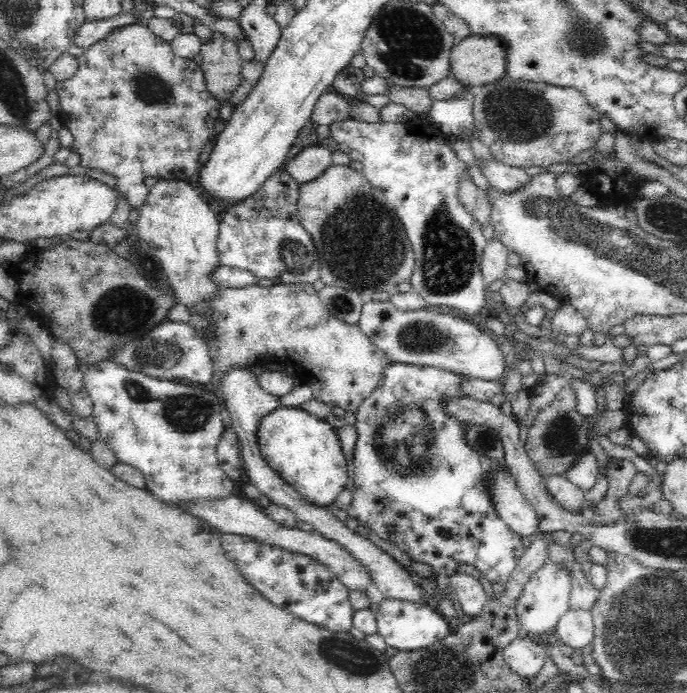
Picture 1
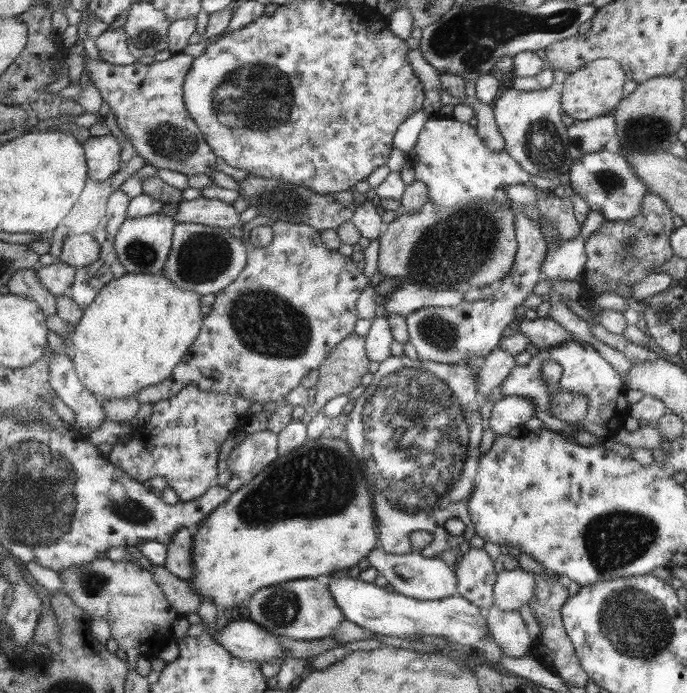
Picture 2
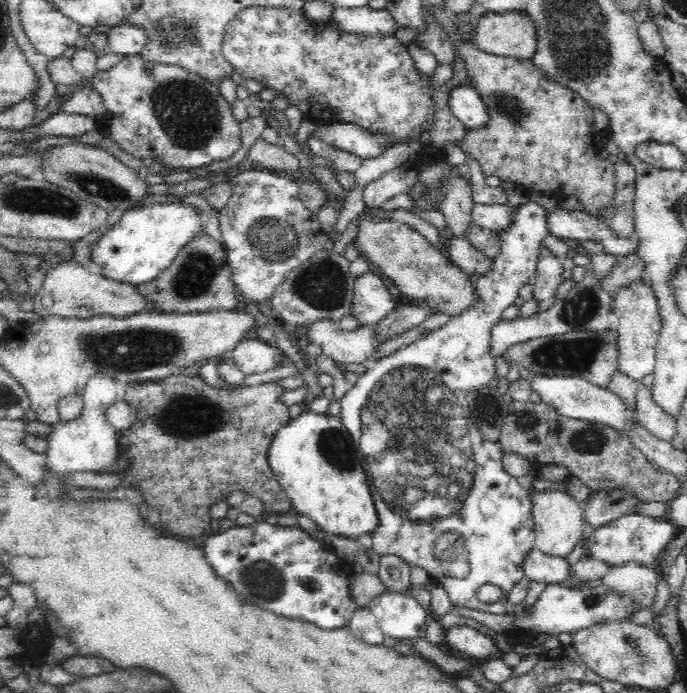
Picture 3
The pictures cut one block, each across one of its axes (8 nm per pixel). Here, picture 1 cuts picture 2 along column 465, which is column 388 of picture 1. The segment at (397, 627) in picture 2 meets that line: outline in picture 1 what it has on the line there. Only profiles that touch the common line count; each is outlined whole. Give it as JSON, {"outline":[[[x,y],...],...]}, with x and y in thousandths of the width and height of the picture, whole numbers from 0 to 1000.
{"outline":[[[556,866],[553,880],[547,883],[547,898],[550,898],[550,918],[556,918],[568,935],[576,935],[582,941],[603,941],[611,935],[623,935],[626,929],[649,924],[658,915],[652,895],[632,874],[606,874],[600,869]]]}

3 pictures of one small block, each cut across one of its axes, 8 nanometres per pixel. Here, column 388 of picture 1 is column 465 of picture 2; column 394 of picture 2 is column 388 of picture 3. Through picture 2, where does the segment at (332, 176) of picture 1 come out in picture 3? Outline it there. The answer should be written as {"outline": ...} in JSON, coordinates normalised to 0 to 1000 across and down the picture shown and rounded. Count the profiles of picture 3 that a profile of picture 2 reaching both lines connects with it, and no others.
{"outline":[[[524,312],[521,341],[512,355],[536,381],[550,384],[556,395],[574,404],[579,418],[591,424],[591,430],[597,427],[603,430],[603,436],[620,436],[632,453],[670,456],[675,447],[693,442],[693,416],[687,416],[687,407],[672,392],[672,387],[661,384],[614,338],[608,338],[608,332],[591,323]]]}

